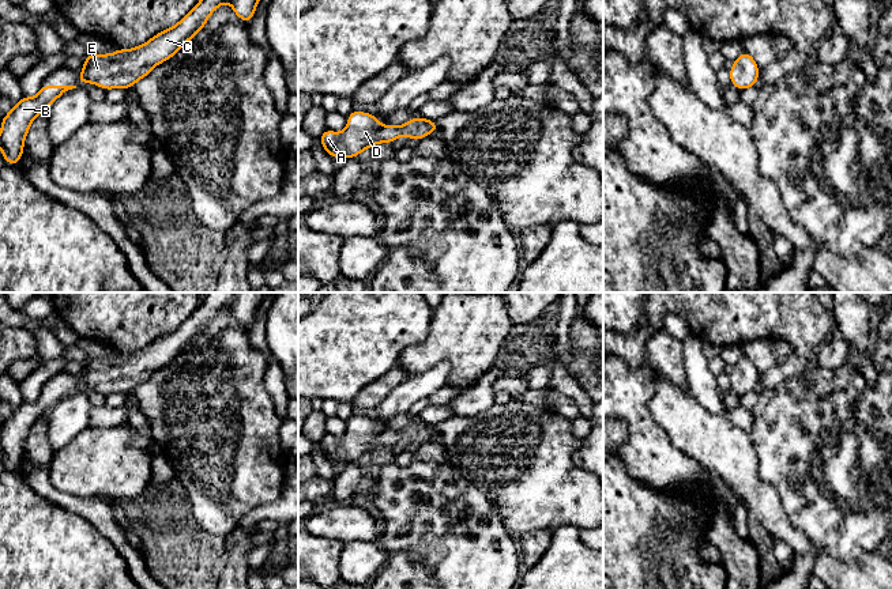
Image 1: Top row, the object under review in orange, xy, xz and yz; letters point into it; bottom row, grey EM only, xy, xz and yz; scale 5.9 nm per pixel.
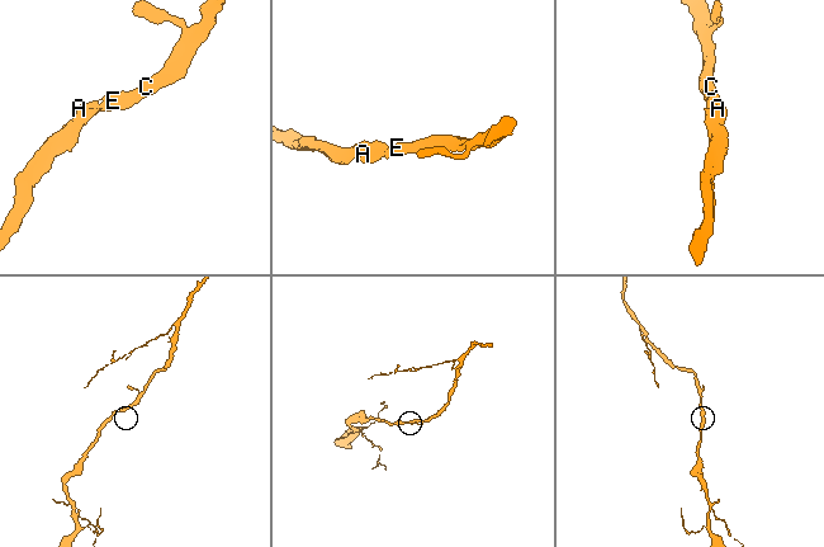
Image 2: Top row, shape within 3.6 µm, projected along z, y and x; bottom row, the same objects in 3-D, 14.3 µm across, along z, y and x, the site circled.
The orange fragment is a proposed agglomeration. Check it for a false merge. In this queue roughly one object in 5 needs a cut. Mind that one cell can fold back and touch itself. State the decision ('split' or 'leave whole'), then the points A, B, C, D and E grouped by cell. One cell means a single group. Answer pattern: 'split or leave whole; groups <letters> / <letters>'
leave whole; groups A B C D E

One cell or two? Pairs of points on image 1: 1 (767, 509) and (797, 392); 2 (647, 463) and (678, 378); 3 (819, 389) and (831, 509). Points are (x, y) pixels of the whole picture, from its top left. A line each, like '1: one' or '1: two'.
1: two
2: two
3: one

